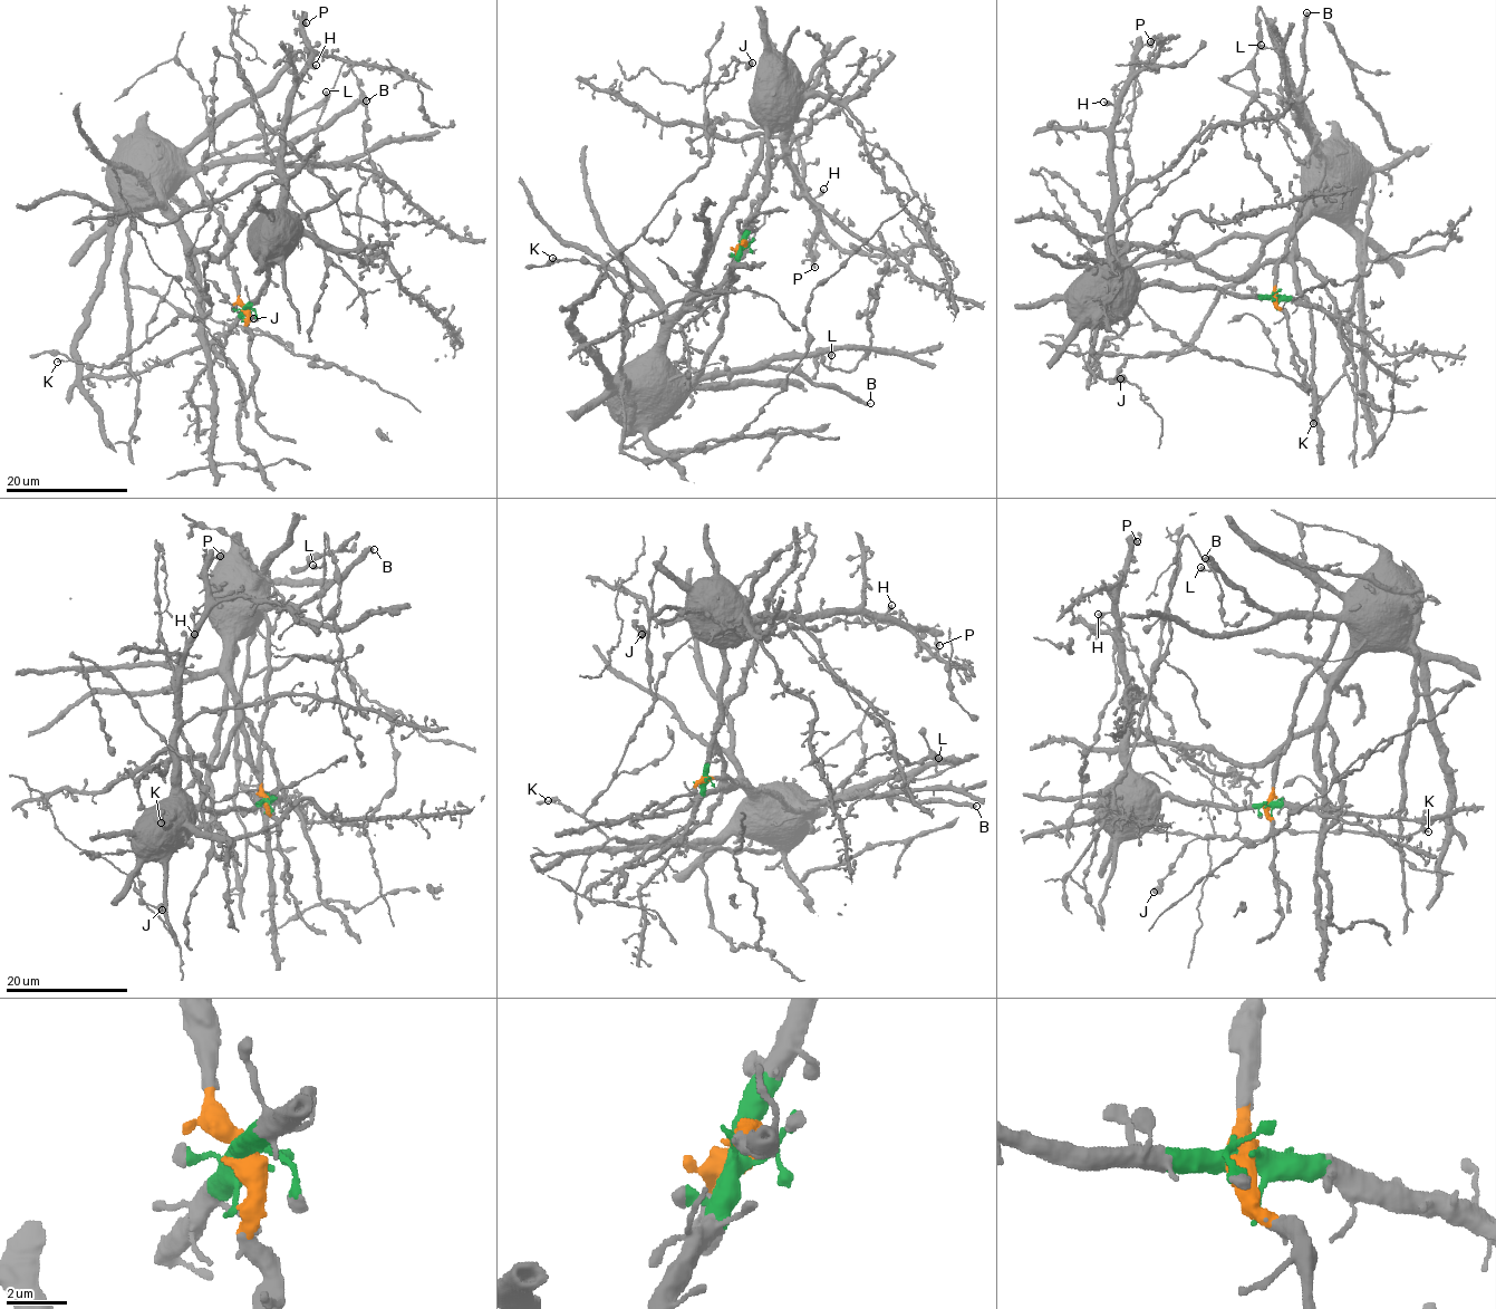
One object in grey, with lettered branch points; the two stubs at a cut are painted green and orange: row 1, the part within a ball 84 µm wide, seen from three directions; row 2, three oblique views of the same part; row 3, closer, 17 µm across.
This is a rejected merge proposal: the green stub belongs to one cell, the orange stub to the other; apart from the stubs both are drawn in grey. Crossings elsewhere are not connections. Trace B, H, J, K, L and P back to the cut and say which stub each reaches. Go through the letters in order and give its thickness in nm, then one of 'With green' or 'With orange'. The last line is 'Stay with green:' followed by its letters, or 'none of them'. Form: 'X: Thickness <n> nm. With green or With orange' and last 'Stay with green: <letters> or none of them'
B: Thickness 380 nm. With orange
H: Thickness 440 nm. With green
J: Thickness 650 nm. With orange
K: Thickness 160 nm. With orange
L: Thickness 440 nm. With orange
P: Thickness 440 nm. With green
Stay with green: H, P

